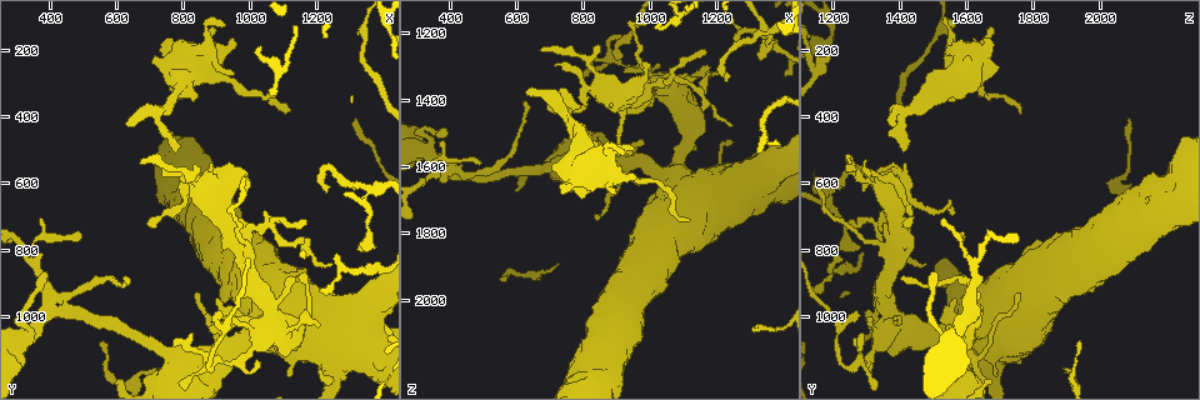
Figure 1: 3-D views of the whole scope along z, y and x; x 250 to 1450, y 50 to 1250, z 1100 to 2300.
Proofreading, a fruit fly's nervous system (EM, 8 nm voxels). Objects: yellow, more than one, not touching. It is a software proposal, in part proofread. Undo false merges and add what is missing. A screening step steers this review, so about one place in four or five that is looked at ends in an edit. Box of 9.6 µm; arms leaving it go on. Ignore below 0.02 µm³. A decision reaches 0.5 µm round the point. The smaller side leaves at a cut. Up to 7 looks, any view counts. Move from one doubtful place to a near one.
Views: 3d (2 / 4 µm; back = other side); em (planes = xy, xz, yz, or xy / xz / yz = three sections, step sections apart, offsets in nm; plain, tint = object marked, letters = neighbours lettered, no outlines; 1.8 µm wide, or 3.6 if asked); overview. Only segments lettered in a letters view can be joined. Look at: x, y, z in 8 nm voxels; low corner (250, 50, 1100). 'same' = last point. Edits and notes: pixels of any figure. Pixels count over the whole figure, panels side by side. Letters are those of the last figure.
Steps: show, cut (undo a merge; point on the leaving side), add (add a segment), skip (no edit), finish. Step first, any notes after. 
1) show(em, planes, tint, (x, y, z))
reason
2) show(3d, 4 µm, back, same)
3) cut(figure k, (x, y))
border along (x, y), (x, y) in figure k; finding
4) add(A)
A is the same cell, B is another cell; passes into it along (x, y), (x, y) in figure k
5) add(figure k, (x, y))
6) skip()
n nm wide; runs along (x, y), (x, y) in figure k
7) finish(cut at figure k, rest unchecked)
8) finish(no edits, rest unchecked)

show(3d, 4 µm, (910, 1150, 1290))
thick turns thin

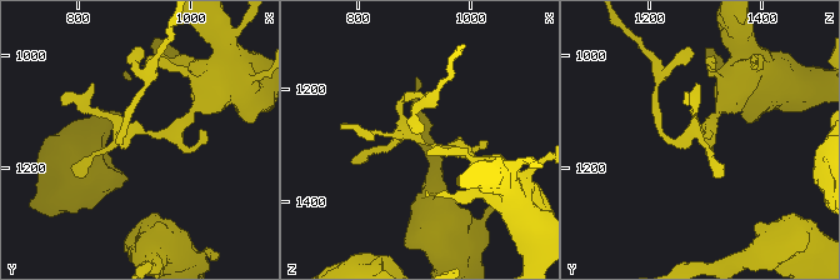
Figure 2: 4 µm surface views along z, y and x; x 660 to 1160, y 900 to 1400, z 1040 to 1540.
show(em, planes, tint, (915, 1135, 1295))

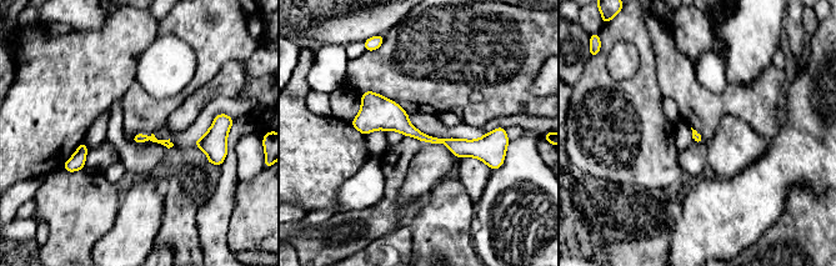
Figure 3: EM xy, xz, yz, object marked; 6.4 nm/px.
show(em, planes, letters, same)

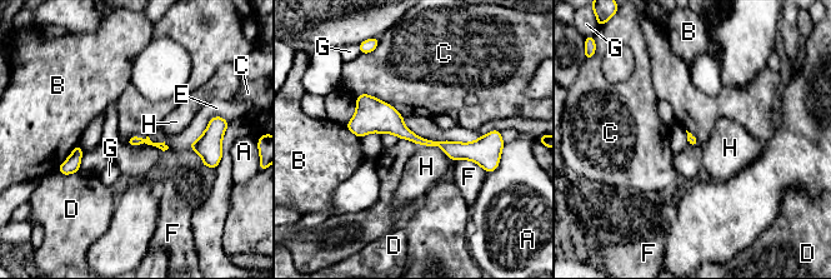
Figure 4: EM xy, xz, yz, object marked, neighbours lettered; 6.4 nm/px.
skip()
A, B, C, D, E, F, G and H are other cells; border along (421, 144), (439, 147), (454, 162) in figure 4; continuous, no second cell

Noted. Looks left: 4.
show(3d, 4 µm, (980, 1010, 1530))
thin end

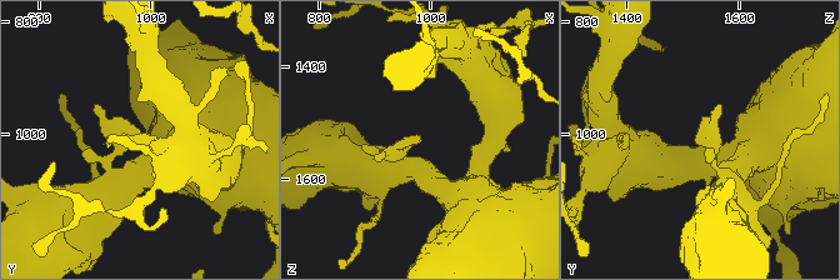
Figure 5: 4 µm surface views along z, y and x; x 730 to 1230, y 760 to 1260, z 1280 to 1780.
show(em, xy, step 16, letters, (980, 1015, 1525))
shape alone is not enough

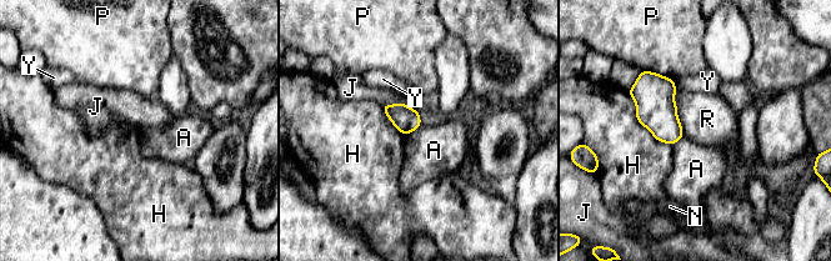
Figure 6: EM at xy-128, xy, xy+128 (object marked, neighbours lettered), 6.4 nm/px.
show(em, planes, letters, same)

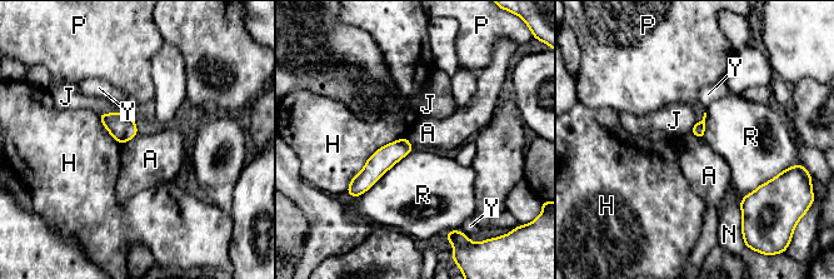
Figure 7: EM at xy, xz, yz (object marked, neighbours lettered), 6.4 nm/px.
skip()
A, H, J, N, P, R and Y are other cells; runs along (406, 144), (391, 153), (358, 188) in figure 7; no lettered segment goes on from it

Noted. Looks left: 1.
show(em, planes, letters, (740, 190, 1680))
branch stops here

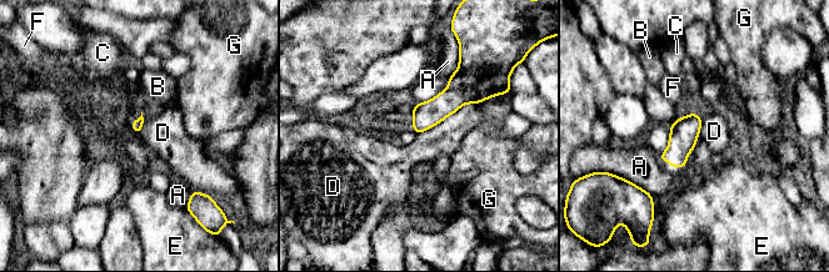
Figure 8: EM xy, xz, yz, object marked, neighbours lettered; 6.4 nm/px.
skip()
A, B, C, D, E, F and G are other cells; border along (475, 102), (462, 105), (417, 134) in figure 8; none of them fits

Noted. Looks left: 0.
finish(no edits, rest unchecked)

